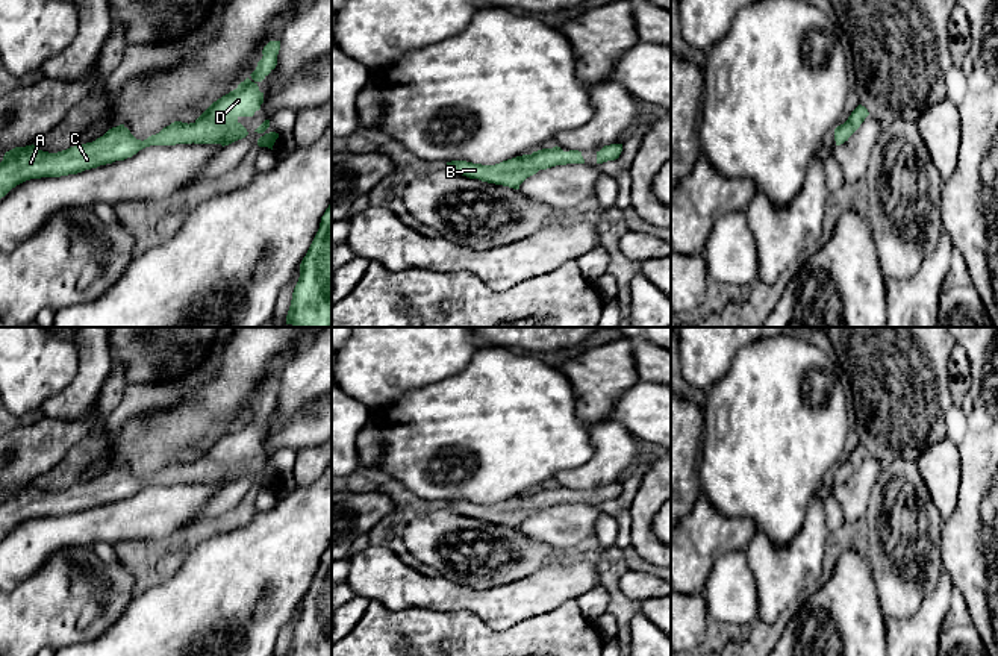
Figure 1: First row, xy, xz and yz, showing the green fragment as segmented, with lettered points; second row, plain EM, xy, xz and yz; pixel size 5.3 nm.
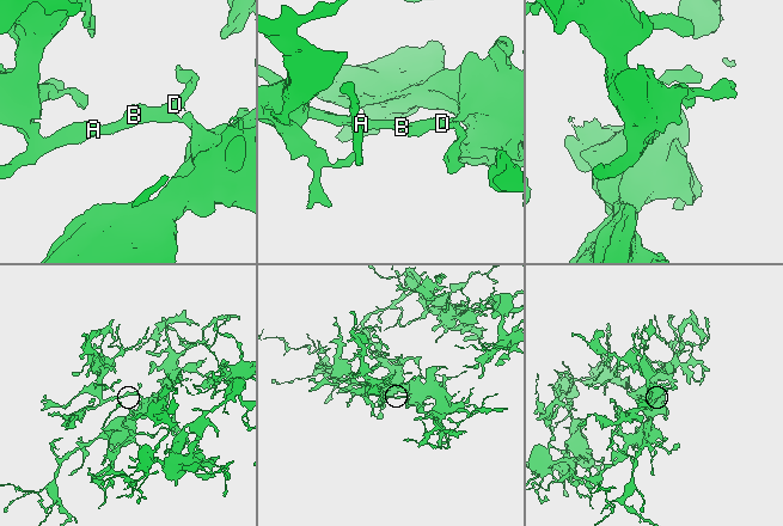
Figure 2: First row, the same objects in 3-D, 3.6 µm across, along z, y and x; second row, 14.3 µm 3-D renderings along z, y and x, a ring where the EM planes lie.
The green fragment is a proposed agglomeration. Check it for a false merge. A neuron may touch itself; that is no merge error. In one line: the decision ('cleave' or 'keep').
keep

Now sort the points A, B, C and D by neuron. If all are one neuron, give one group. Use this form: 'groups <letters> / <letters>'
groups A B C D

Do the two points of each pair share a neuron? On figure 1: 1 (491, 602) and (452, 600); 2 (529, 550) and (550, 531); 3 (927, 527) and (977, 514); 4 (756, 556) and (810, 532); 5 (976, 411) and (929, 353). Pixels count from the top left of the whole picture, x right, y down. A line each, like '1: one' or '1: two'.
1: one
2: two
3: two
4: one
5: two

